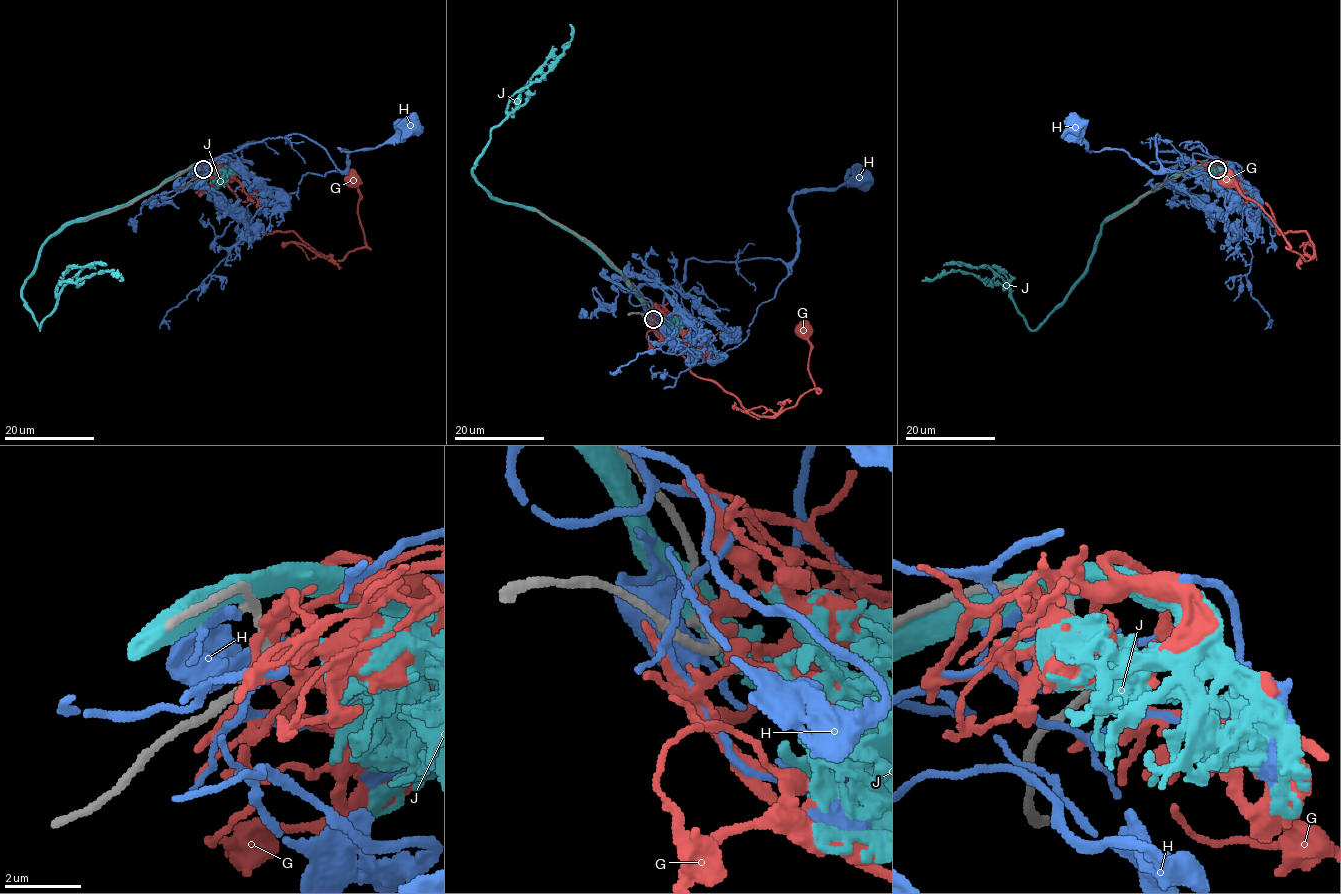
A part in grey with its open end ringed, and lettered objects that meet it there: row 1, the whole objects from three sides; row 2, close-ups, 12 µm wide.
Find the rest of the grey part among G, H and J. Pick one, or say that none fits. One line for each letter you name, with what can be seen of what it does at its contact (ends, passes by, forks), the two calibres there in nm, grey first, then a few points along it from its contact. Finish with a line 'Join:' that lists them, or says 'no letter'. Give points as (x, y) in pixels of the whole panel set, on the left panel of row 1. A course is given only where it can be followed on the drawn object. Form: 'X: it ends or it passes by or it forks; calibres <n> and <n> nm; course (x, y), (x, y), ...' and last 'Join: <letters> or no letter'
G: it forks; calibres 240 and 300 nm; course (202, 168), (202, 180), (224, 183), (258, 231), (293, 232), (332, 260), (368, 248), (352, 182)
Join: G

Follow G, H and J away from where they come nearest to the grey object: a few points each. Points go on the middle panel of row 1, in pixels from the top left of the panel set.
G: (652, 319), (654, 332), (696, 376), (761, 416), (774, 416), (819, 390), (803, 328)
H: (652, 320), (643, 285), (674, 289), (690, 259), (791, 261), (793, 197), (862, 176)
J: (651, 314), (594, 250), (538, 212), (499, 202), (473, 177), (510, 99), (562, 54), (570, 24)

